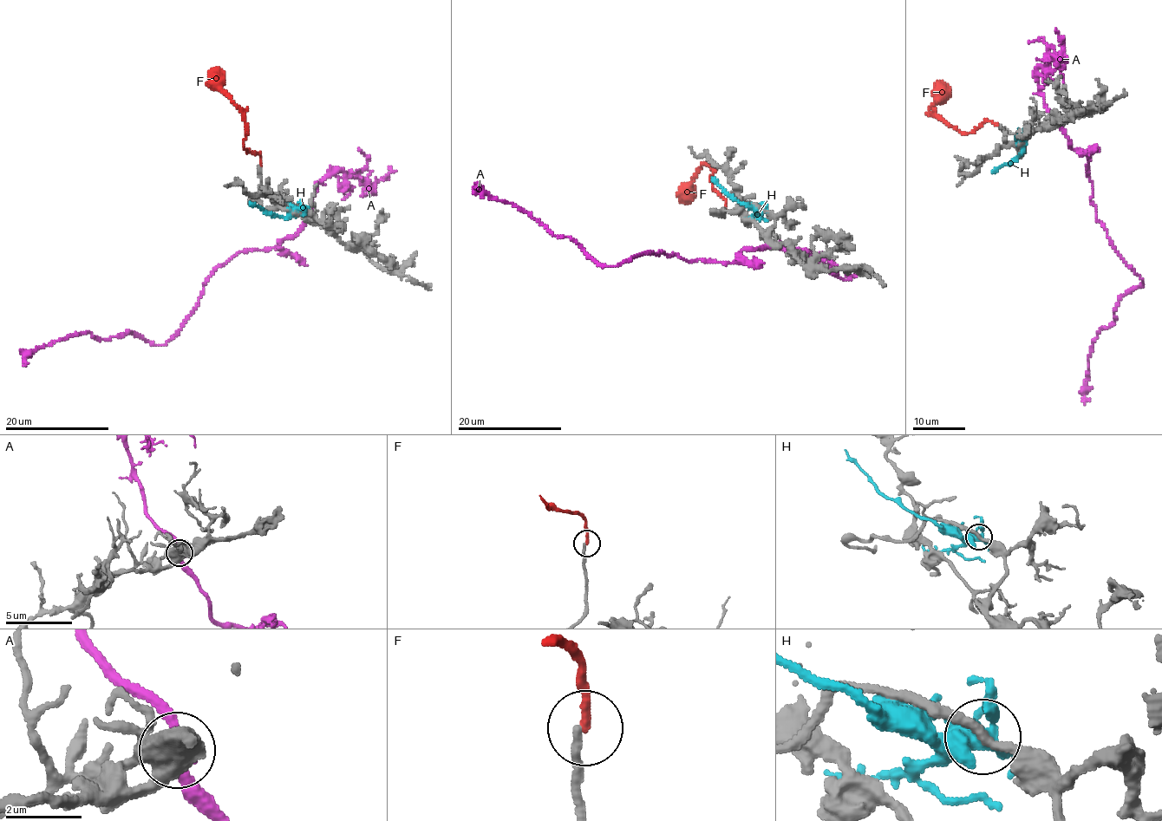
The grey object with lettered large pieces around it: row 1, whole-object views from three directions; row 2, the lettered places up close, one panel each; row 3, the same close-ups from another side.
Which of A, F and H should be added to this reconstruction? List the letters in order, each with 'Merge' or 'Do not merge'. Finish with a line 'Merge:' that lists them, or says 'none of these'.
A: Do not merge
F: Do not merge
H: Do not merge
Merge: none of these

